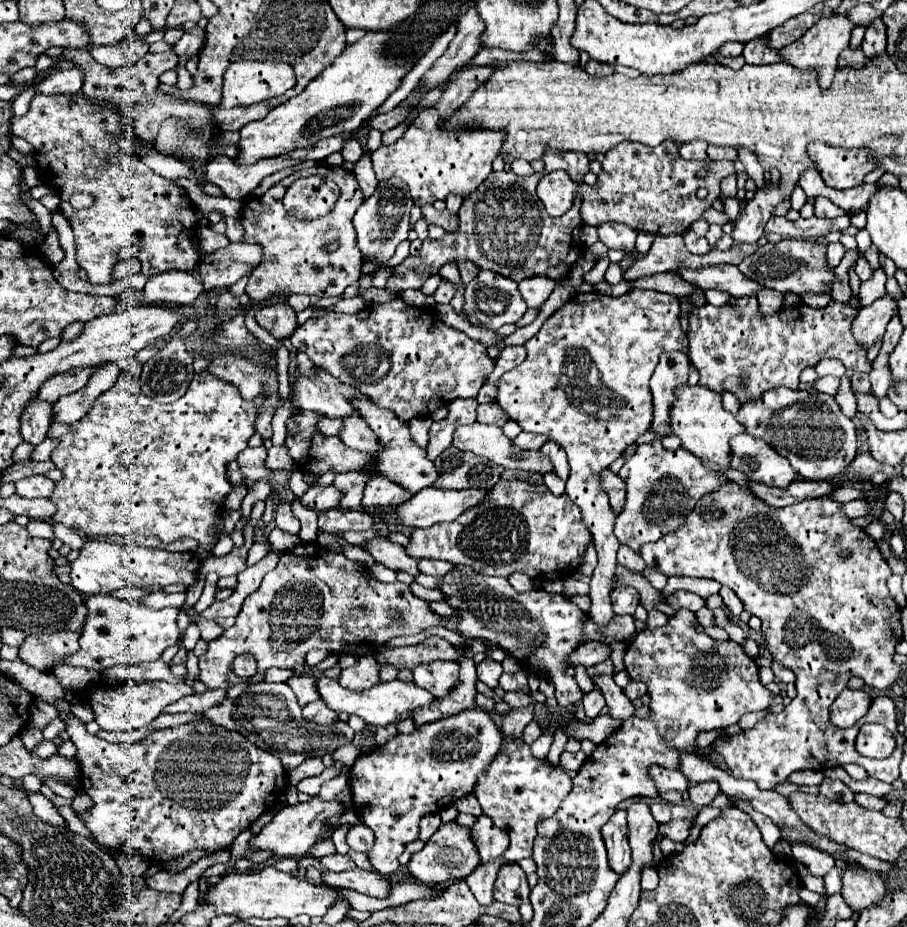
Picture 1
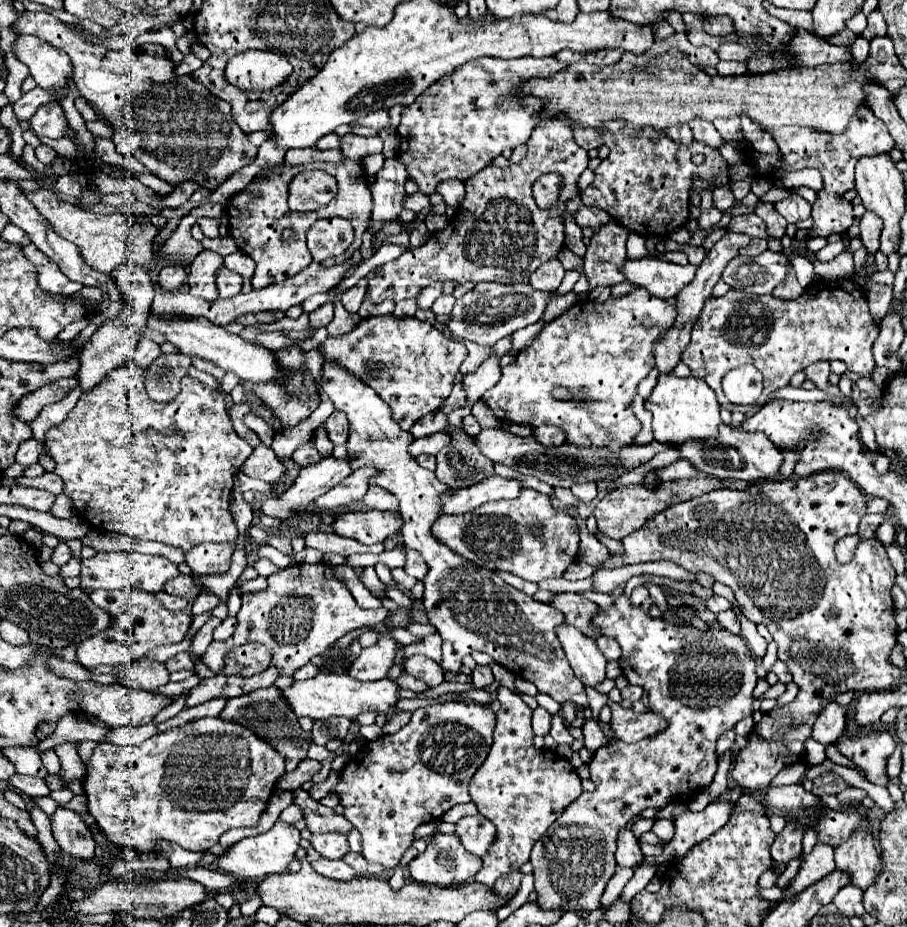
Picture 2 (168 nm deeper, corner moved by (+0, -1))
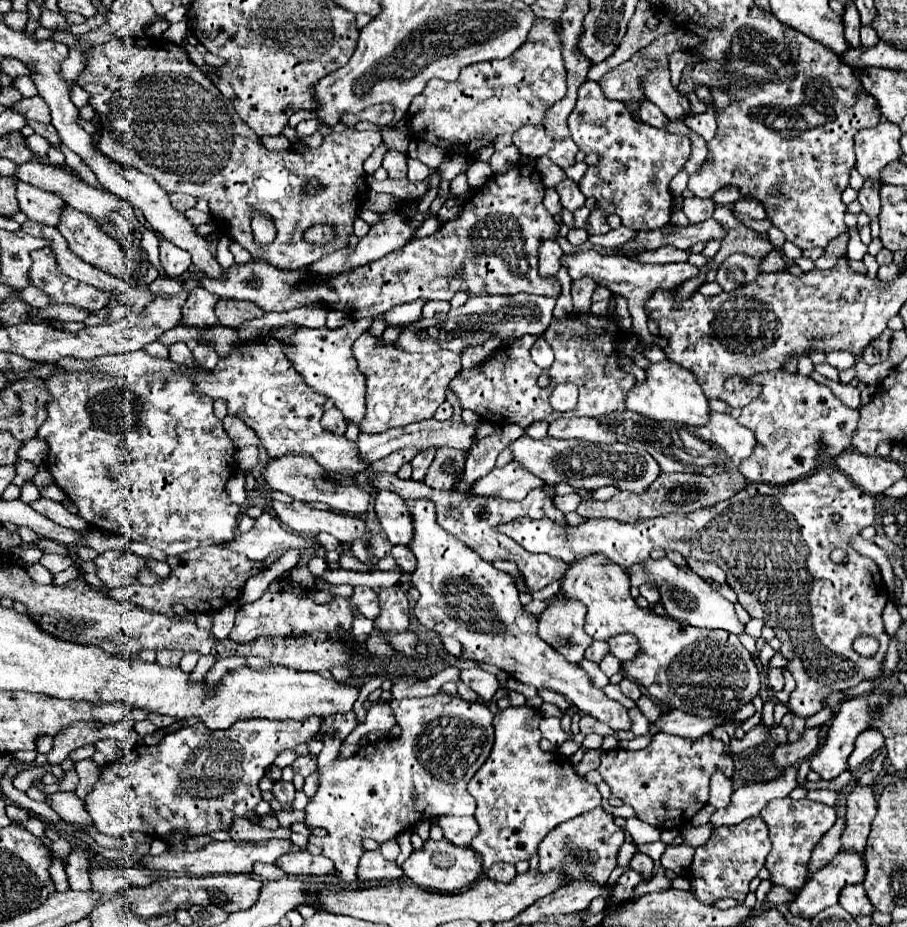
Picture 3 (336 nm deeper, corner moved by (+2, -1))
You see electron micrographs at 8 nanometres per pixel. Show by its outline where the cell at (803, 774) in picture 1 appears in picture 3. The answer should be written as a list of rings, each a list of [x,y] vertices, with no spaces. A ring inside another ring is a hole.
[[[867,729],[867,733],[859,735],[855,741],[855,751],[851,753],[848,759],[850,771],[857,771],[859,765],[869,759],[877,749],[883,747],[883,735],[877,729]]]

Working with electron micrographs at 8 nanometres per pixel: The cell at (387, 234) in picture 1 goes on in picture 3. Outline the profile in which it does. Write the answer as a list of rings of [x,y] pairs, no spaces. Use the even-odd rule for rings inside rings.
[[[389,149],[385,153],[383,167],[387,169],[389,179],[403,179],[403,177],[407,177],[407,153]]]

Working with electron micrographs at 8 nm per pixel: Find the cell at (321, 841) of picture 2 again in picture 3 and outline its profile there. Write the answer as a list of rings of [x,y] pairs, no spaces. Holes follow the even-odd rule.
[[[437,693],[431,697],[421,697],[421,699],[393,699],[391,701],[391,709],[397,717],[397,725],[401,727],[401,735],[397,739],[381,739],[375,743],[367,743],[363,745],[351,759],[339,759],[339,753],[342,740],[339,737],[325,735],[323,737],[323,749],[317,755],[318,771],[319,771],[319,791],[317,795],[309,801],[309,805],[305,807],[305,827],[307,829],[321,829],[327,830],[327,837],[309,837],[309,843],[319,845],[321,849],[325,849],[325,857],[329,857],[335,865],[335,875],[341,879],[339,883],[353,883],[357,881],[357,866],[360,857],[363,854],[363,839],[375,839],[377,843],[383,843],[387,839],[397,837],[399,833],[411,829],[415,823],[423,821],[423,819],[437,819],[439,815],[473,815],[475,813],[475,799],[467,793],[467,783],[471,781],[471,777],[477,773],[477,769],[487,761],[491,747],[493,747],[493,713],[489,711],[489,707],[485,703],[469,703],[465,699],[461,699],[459,695],[447,695],[447,693]]]

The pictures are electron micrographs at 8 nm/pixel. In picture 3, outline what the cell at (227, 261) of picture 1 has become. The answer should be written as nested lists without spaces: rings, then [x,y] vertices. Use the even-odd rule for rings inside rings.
[[[195,287],[191,295],[187,297],[183,309],[181,309],[181,321],[183,327],[195,327],[195,329],[211,329],[217,327],[217,315],[215,315],[215,303],[219,301],[217,295],[211,295],[209,291],[203,291],[203,287]]]

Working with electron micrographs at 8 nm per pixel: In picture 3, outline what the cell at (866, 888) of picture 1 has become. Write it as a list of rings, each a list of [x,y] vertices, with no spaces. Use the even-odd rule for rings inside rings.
[[[857,781],[853,791],[847,795],[847,829],[843,833],[843,847],[841,849],[855,849],[855,851],[861,851],[861,855],[863,855],[863,847],[867,843],[867,835],[869,835],[869,827],[871,827],[871,819],[875,817],[875,811],[877,811],[877,803],[875,803],[873,787],[861,785]]]

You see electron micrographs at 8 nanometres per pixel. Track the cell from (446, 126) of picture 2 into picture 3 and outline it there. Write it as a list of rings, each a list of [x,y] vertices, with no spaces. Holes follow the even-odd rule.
[[[535,17],[535,23],[529,31],[527,41],[509,57],[499,61],[483,61],[465,67],[457,81],[447,83],[443,79],[431,79],[425,91],[419,93],[409,107],[409,125],[411,133],[419,141],[429,141],[445,151],[473,151],[479,153],[481,149],[493,145],[495,137],[501,133],[515,133],[523,125],[541,123],[545,111],[557,101],[563,99],[567,91],[567,71],[561,59],[561,41],[555,31],[553,19]]]

